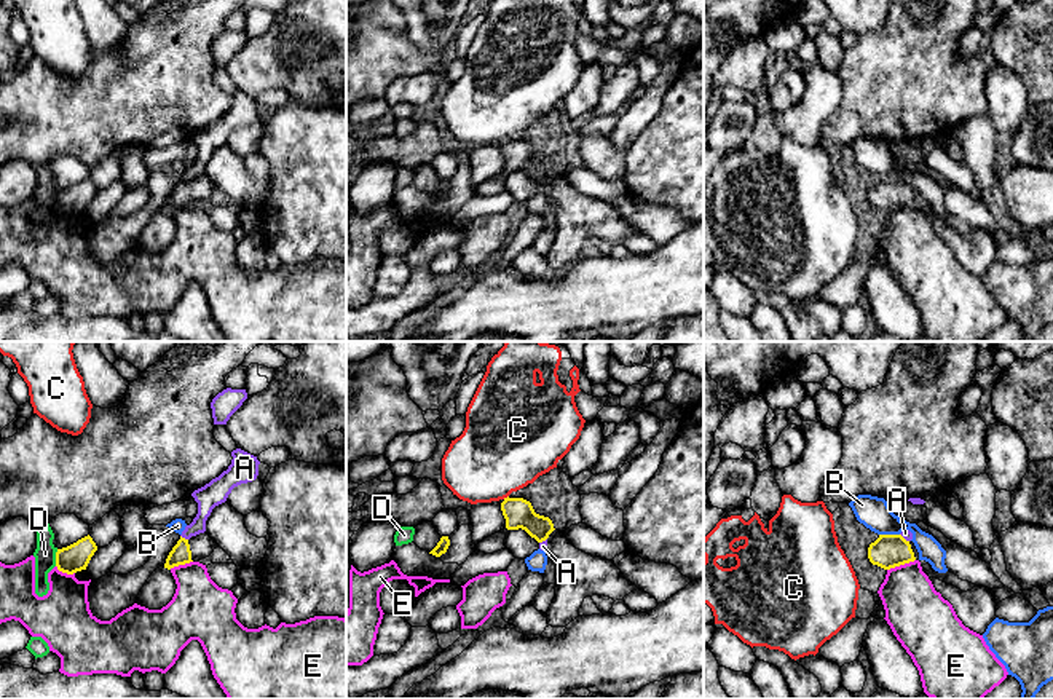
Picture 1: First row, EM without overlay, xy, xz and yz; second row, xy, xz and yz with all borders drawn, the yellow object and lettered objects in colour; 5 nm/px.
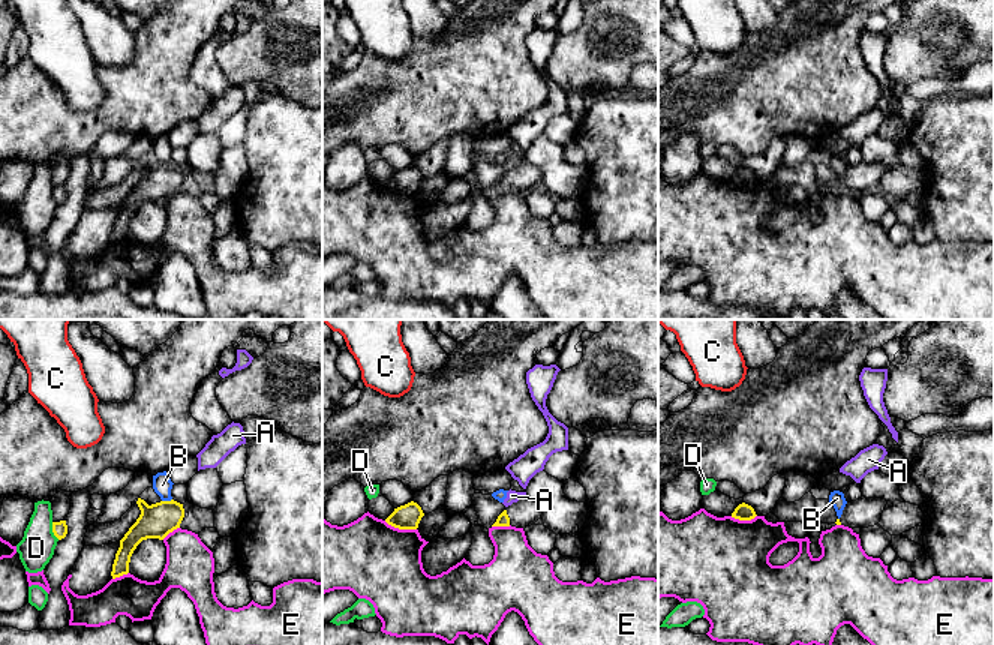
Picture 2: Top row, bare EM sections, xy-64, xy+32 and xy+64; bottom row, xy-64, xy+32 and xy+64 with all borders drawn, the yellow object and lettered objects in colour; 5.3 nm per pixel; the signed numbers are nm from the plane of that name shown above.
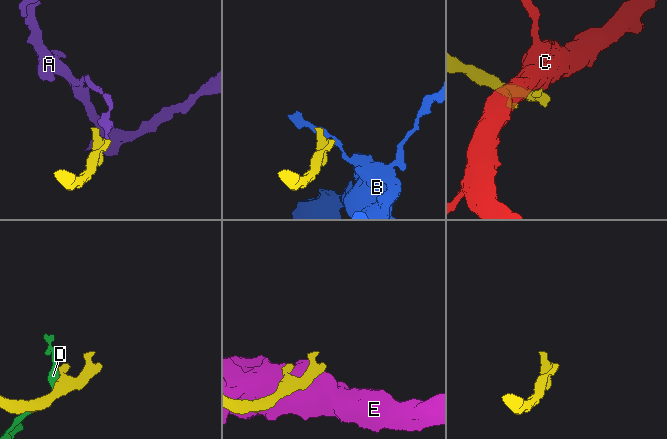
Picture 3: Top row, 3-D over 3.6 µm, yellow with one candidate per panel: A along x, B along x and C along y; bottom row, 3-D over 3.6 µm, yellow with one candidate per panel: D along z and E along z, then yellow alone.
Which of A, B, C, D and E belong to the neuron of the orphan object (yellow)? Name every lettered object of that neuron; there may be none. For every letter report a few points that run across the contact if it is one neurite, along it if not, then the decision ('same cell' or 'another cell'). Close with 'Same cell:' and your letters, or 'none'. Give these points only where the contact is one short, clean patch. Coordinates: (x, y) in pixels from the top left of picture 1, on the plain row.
A: xy (181, 177), (187, 182) | another cell
B: yz (879, 176), (899, 177) | another cell
C: xz (508, 138), (503, 141) | another cell
D: xy (58, 192), (55, 208) | another cell
E: another cell
Same cell: none

